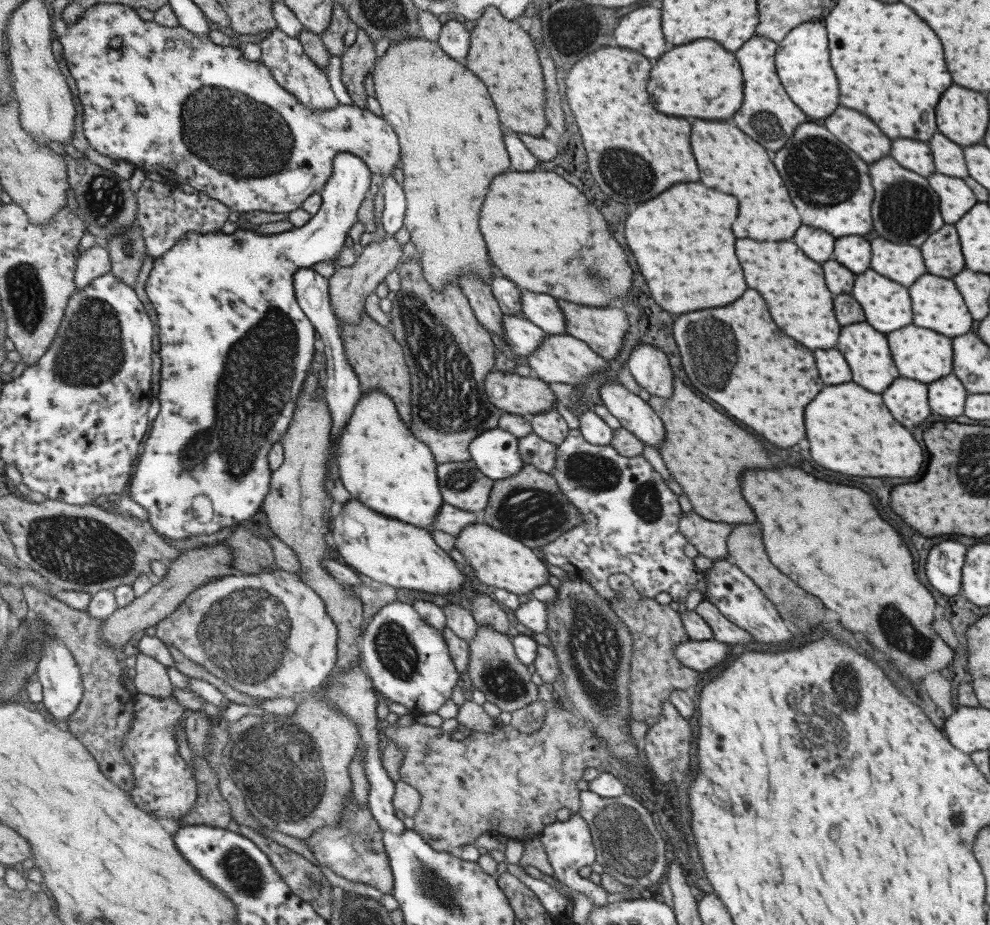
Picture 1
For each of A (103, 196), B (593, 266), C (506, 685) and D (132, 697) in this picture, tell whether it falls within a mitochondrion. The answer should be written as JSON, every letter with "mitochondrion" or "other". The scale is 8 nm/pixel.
{"A":"mitochondrion","B":"mitochondrion","C":"mitochondrion","D":"other"}

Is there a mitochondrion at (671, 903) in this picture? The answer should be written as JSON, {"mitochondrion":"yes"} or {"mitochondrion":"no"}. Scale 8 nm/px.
{"mitochondrion":"no"}

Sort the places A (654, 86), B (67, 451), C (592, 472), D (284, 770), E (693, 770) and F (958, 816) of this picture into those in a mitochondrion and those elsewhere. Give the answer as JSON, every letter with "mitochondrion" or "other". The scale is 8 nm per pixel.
{"A":"other","B":"other","C":"mitochondrion","D":"mitochondrion","E":"other","F":"mitochondrion"}

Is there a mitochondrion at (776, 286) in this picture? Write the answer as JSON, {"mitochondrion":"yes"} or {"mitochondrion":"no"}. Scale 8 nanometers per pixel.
{"mitochondrion":"no"}

